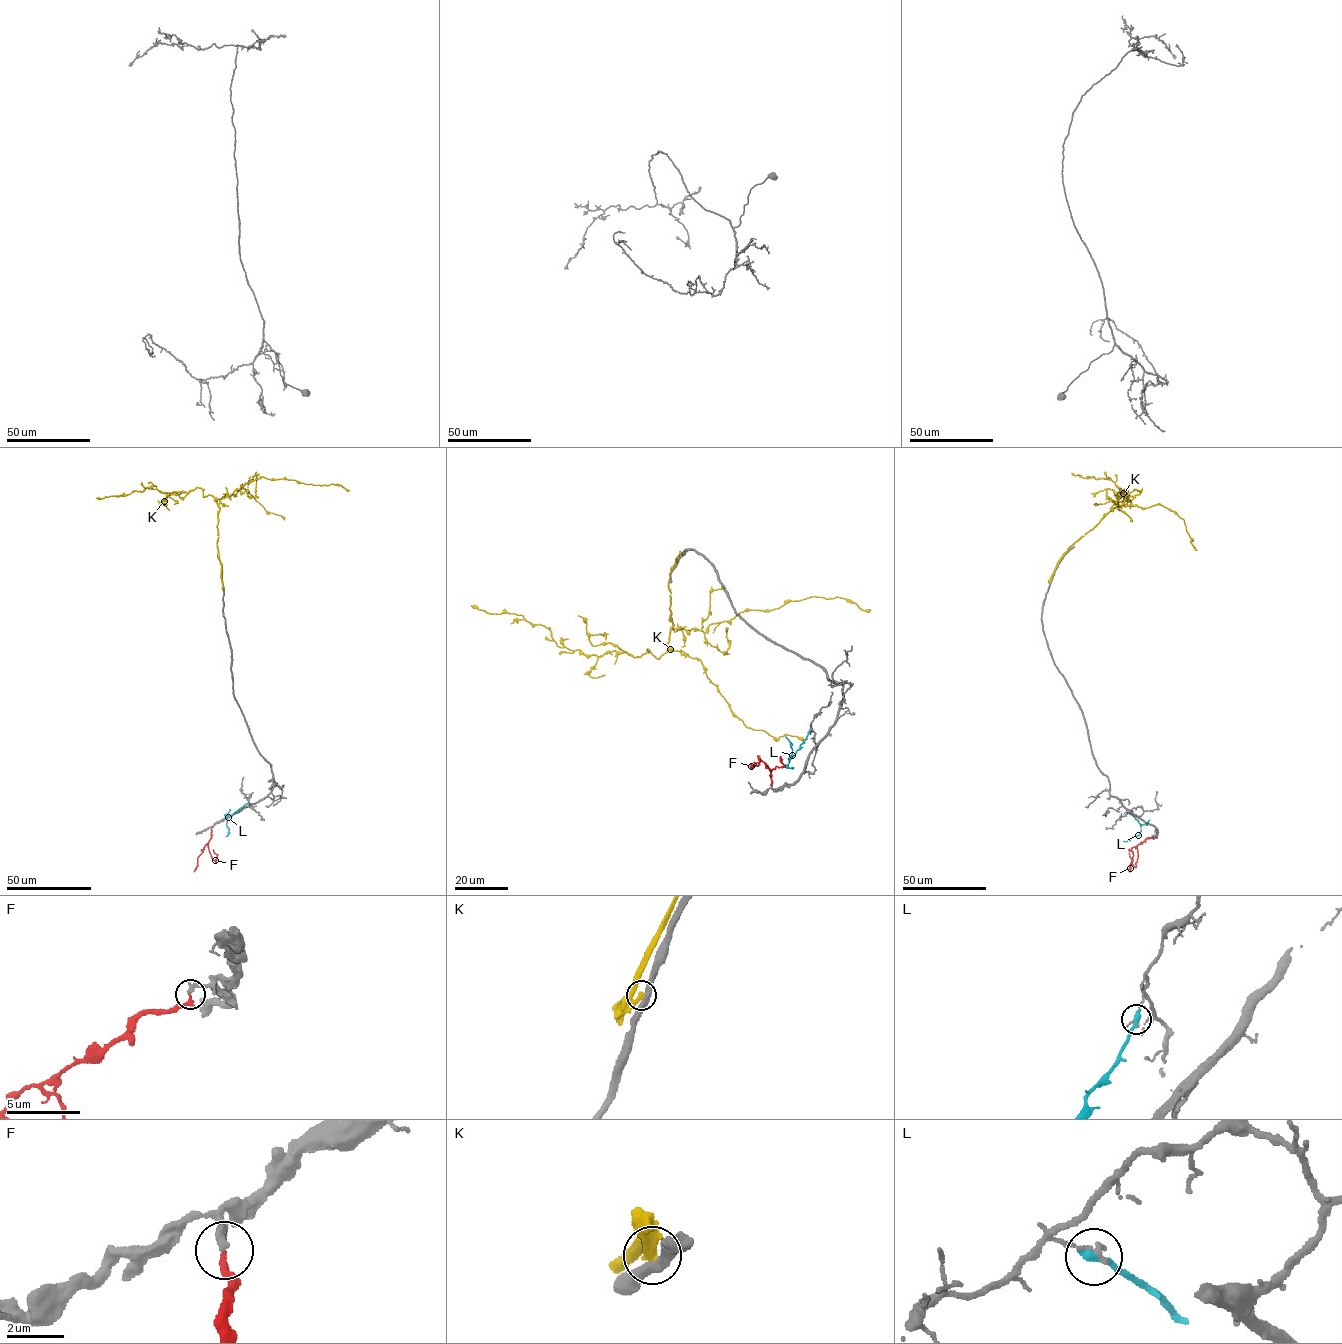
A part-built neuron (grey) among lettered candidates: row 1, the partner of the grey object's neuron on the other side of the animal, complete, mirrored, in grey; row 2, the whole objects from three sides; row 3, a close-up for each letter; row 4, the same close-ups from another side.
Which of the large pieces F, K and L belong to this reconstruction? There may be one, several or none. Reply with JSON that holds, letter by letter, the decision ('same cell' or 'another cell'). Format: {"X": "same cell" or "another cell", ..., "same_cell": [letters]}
{"F": "same cell", "K": "another cell", "L": "another cell", "same_cell": ["F"]}

